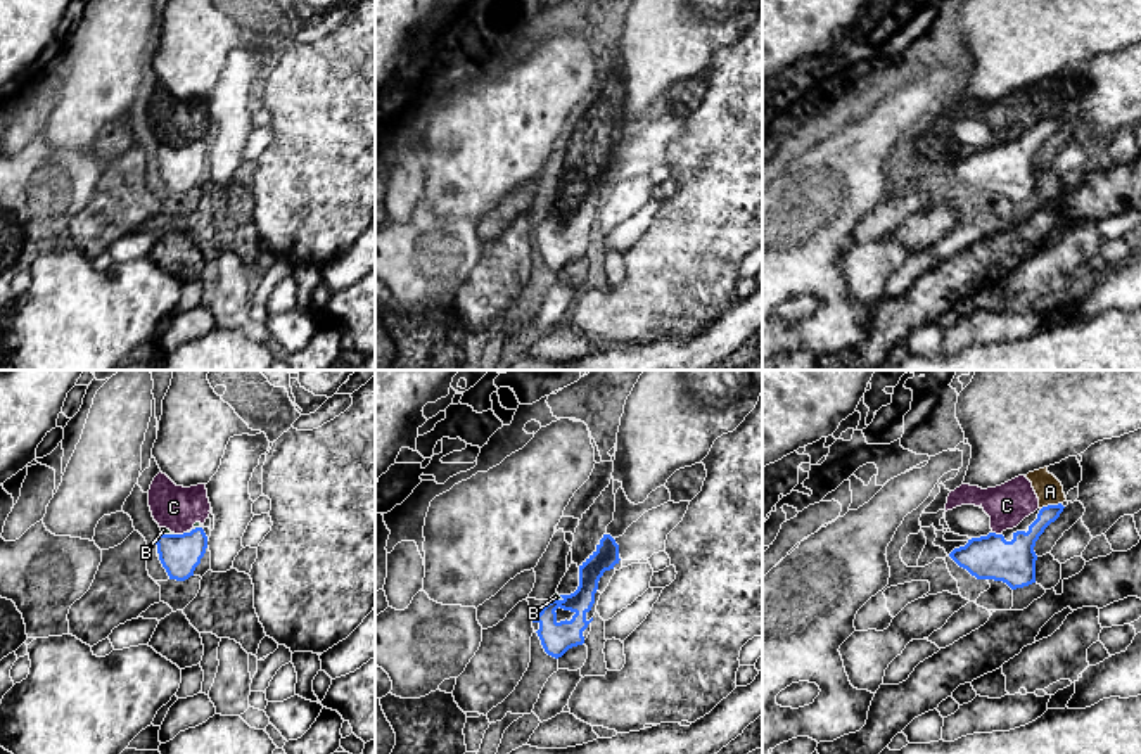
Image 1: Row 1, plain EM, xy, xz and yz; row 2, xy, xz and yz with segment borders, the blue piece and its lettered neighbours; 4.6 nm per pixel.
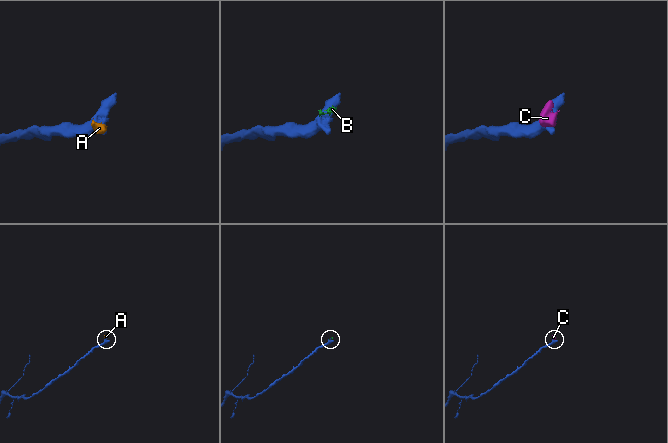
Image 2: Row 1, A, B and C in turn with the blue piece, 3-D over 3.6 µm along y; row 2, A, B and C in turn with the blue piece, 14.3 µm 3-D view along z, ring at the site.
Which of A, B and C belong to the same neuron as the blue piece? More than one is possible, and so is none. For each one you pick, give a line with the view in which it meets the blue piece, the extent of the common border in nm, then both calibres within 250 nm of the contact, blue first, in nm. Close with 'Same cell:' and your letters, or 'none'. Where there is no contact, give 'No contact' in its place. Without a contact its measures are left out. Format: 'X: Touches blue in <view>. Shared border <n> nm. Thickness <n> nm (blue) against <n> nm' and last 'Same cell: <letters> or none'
Same cell: none

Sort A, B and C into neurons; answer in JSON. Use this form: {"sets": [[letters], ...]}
{"sets": [["A", "B", "C"]]}

